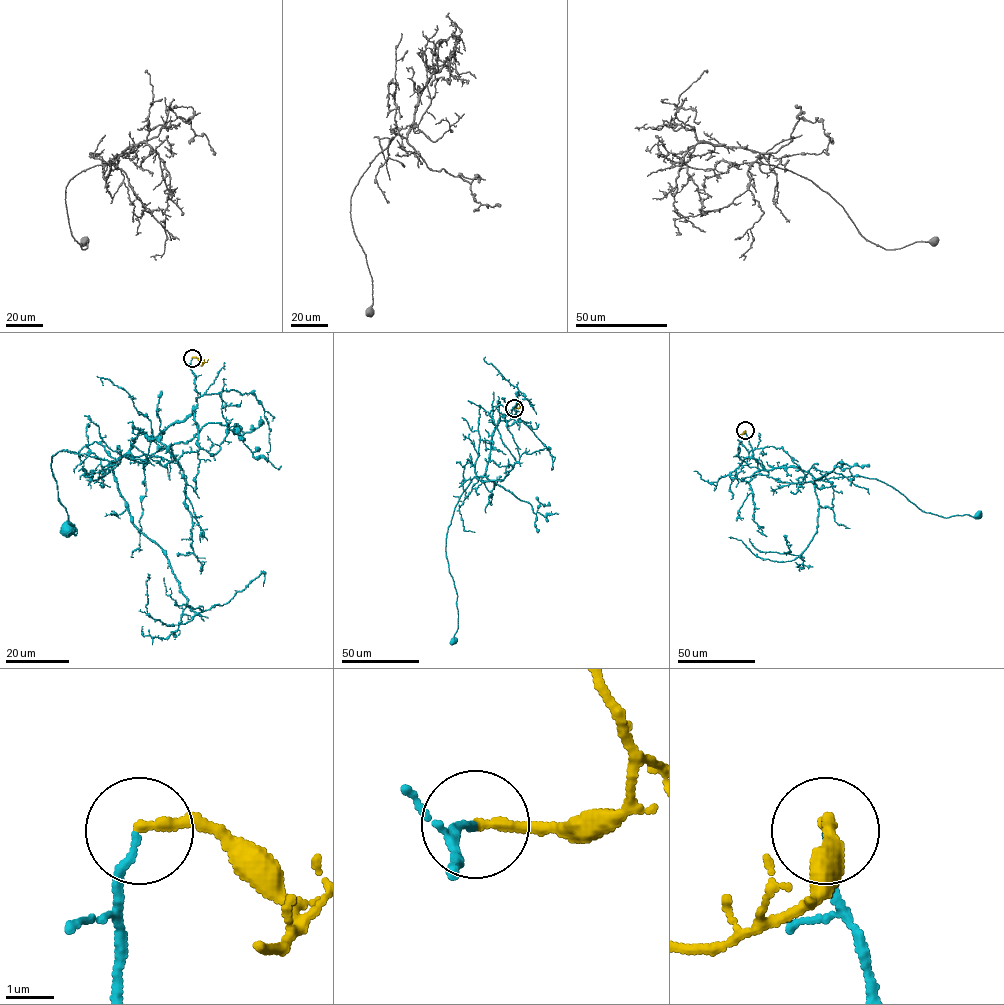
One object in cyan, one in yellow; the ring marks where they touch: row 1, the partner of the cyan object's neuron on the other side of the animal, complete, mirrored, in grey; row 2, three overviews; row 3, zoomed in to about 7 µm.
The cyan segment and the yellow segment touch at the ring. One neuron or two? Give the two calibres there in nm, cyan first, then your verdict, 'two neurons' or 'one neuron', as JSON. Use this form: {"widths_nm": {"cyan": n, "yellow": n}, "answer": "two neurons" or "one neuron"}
{"widths_nm": {"cyan": 150, "yellow": 240}, "answer": "two neurons"}

